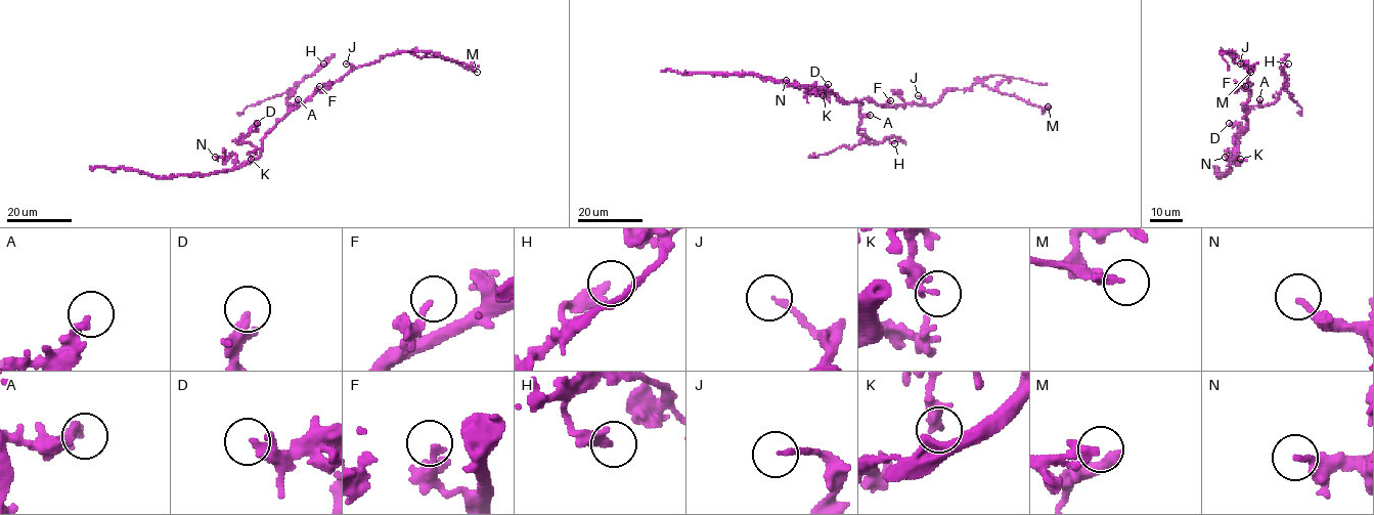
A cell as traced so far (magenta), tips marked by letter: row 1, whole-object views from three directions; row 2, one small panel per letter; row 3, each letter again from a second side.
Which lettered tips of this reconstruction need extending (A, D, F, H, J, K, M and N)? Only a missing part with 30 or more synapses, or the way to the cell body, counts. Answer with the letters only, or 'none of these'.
J

